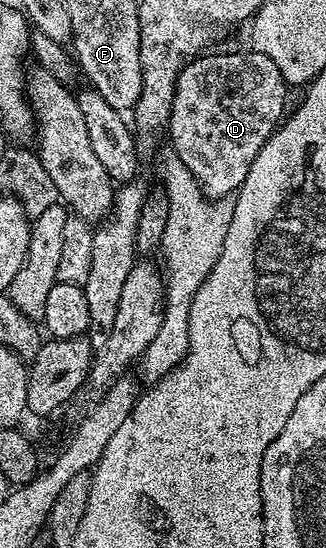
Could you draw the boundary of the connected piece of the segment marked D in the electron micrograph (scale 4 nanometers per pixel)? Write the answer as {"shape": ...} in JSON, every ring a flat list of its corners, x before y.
{"shape":[[231,51,228,55,204,53,186,63,175,82,171,116,167,118,166,134,171,134,174,158,180,159,208,197,229,197,238,192,245,181,257,153,267,143,284,118,288,84,284,83,277,65,260,51]]}

